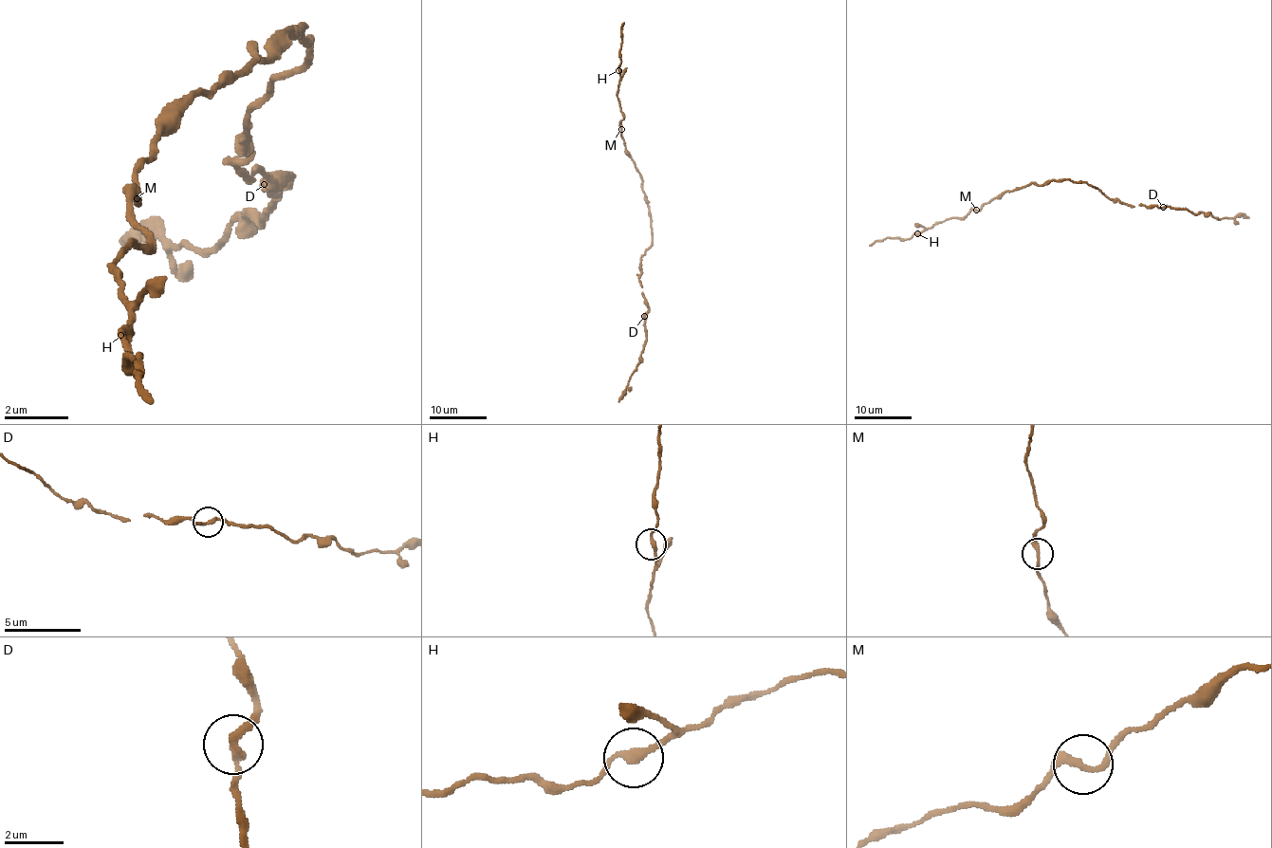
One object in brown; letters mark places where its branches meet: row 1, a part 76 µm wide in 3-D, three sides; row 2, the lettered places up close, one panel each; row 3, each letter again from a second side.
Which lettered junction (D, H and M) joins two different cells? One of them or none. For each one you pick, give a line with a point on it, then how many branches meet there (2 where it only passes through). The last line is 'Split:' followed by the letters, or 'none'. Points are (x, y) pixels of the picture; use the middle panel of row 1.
Split: none

